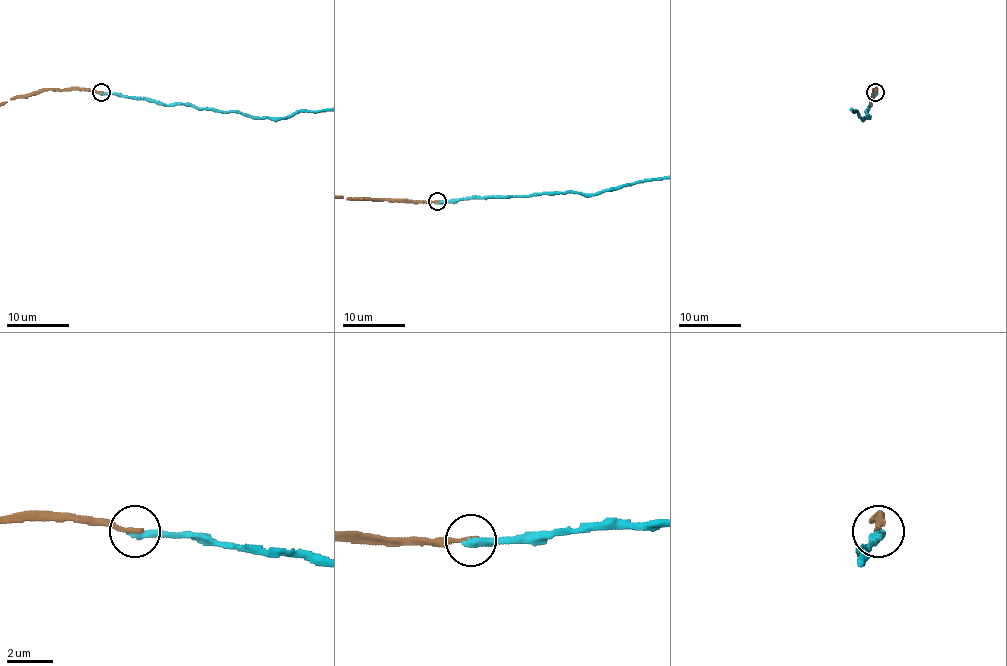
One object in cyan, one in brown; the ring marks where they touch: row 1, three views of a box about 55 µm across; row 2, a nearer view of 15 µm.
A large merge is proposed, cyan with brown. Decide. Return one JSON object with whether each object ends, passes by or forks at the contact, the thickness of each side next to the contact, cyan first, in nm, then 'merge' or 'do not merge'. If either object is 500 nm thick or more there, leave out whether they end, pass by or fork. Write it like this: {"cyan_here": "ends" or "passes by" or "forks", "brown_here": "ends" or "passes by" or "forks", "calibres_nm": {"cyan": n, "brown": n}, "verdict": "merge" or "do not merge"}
{"cyan_here": "ends", "brown_here": "ends", "calibres_nm": {"cyan": 360, "brown": 200}, "verdict": "do not merge"}

